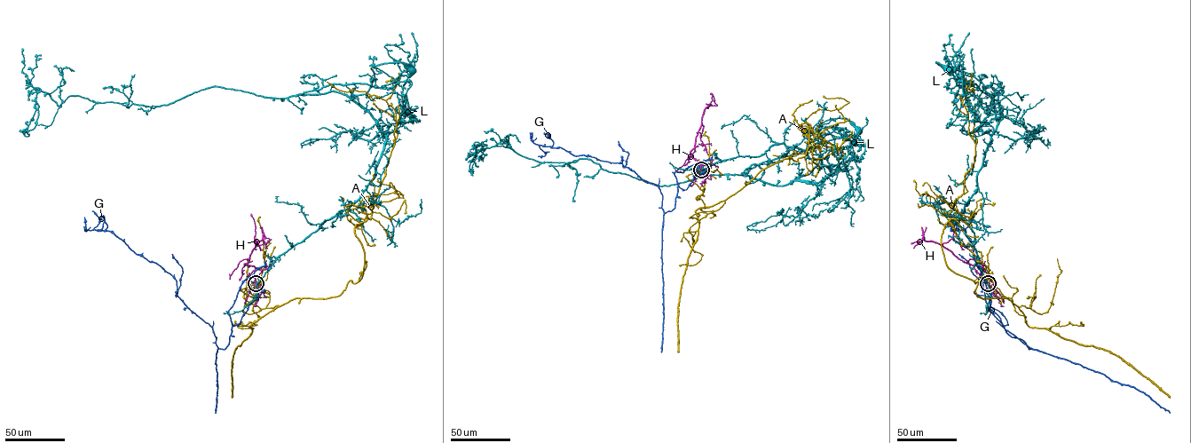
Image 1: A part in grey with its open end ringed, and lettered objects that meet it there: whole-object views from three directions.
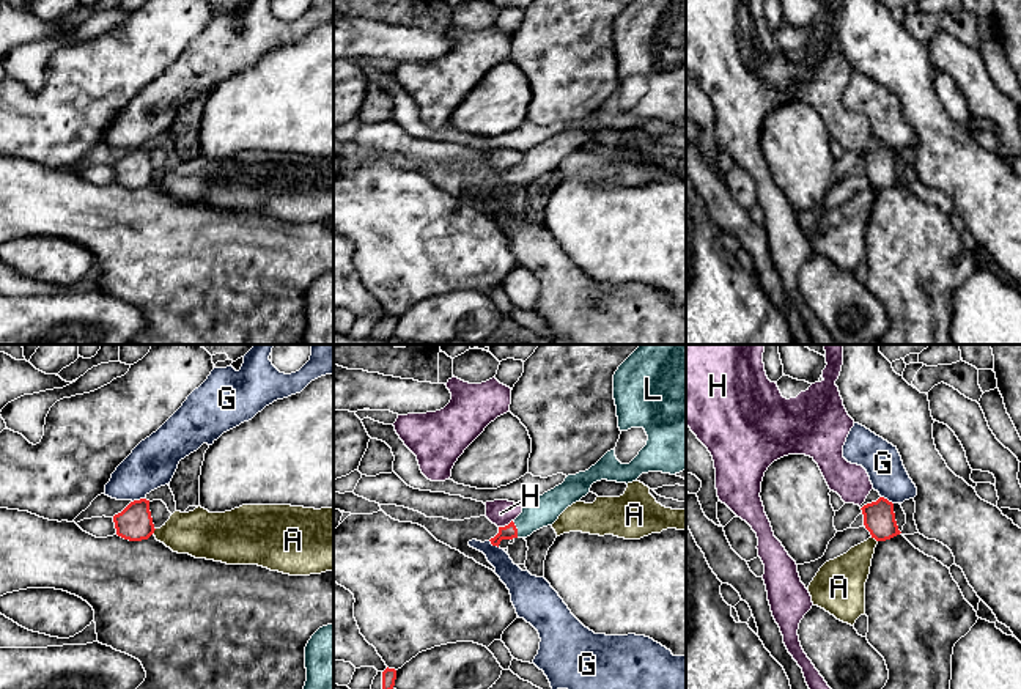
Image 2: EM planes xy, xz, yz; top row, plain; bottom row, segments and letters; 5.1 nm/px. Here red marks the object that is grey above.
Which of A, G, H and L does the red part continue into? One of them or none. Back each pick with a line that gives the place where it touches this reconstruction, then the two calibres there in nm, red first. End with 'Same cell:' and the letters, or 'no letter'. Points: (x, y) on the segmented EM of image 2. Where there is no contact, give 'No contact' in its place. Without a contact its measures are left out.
L: Touches red at xz (516, 529). Thickness 80 nm (red) against 160 nm
Same cell: L

